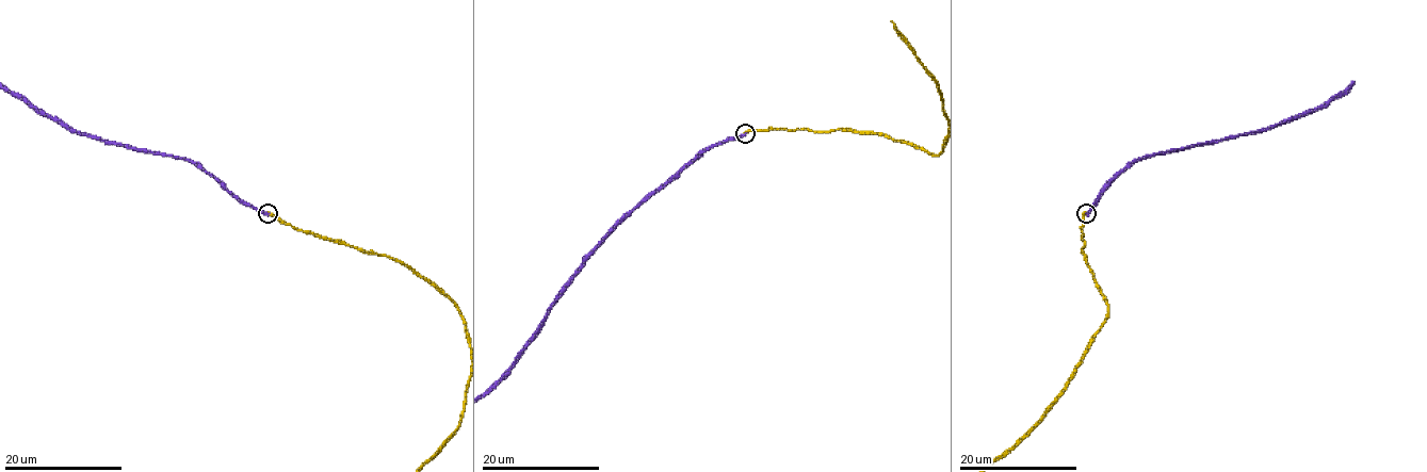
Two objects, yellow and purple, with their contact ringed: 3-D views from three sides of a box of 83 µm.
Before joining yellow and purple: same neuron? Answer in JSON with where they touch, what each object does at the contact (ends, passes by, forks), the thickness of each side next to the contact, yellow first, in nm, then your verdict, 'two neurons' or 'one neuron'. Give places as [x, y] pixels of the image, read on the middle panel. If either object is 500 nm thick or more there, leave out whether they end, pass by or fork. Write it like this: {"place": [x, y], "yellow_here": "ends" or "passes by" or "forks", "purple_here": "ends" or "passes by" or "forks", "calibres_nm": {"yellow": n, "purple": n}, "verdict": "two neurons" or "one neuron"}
{"place": [745, 133], "yellow_here": "ends", "purple_here": "ends", "calibres_nm": {"yellow": 360, "purple": 400}, "verdict": "two neurons"}

